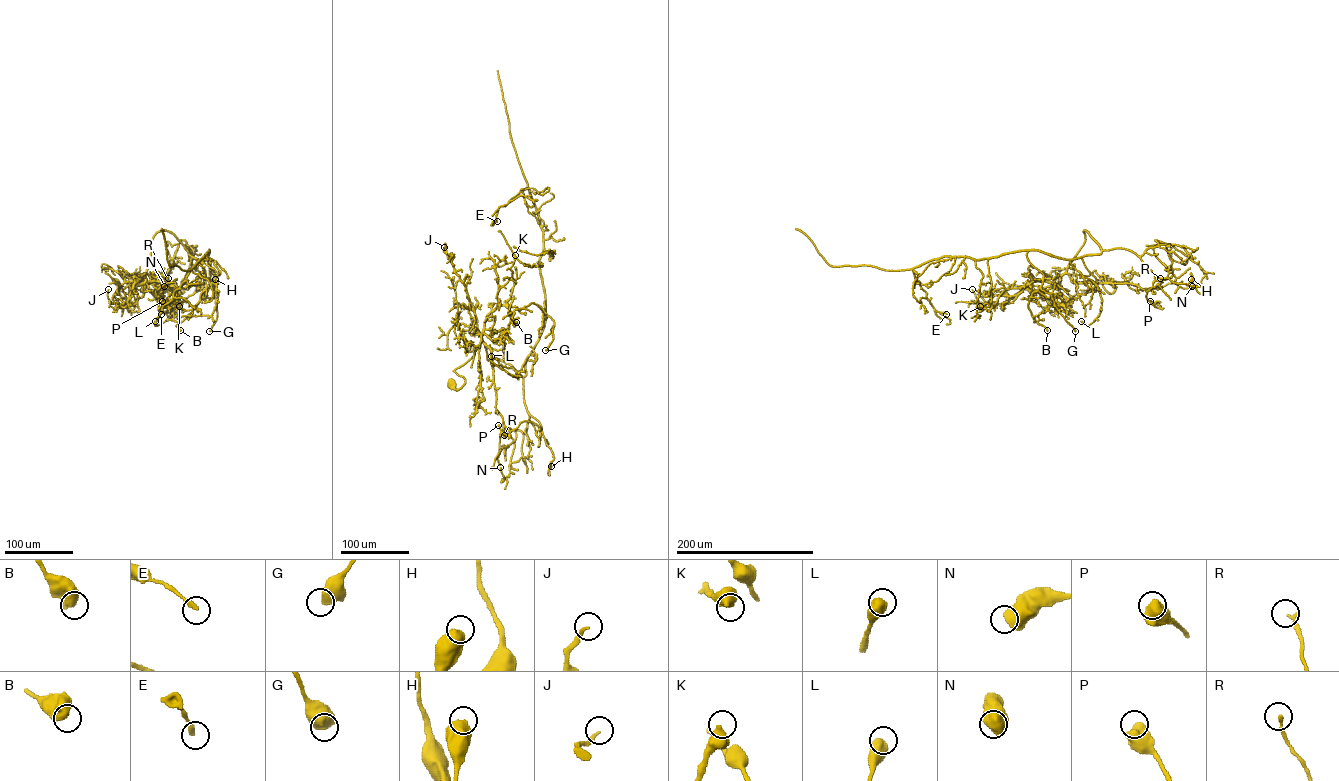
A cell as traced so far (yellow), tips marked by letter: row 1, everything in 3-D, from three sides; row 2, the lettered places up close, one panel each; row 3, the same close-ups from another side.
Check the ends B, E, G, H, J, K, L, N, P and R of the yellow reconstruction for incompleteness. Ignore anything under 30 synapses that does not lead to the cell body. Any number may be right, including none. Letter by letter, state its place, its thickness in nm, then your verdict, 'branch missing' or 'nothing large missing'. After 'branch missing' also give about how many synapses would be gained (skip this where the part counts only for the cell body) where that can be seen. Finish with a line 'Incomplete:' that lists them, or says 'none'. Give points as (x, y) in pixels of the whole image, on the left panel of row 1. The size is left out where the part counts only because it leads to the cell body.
B: (180, 330) | 700 nm | nothing large missing
E: (161, 314) | 280 nm | nothing large missing
G: (209, 331) | 700 nm | nothing large missing
H: (215, 279) | 650 nm | nothing large missing
J: (108, 289) | 180 nm | nothing large missing
K: (179, 306) | 550 nm | nothing large missing
L: (155, 321) | 700 nm | nothing large missing
N: (164, 286) | 750 nm | nothing large missing
P: (162, 301) | 750 nm | nothing large missing
R: (168, 278) | 200 nm | nothing large missing
Incomplete: none

